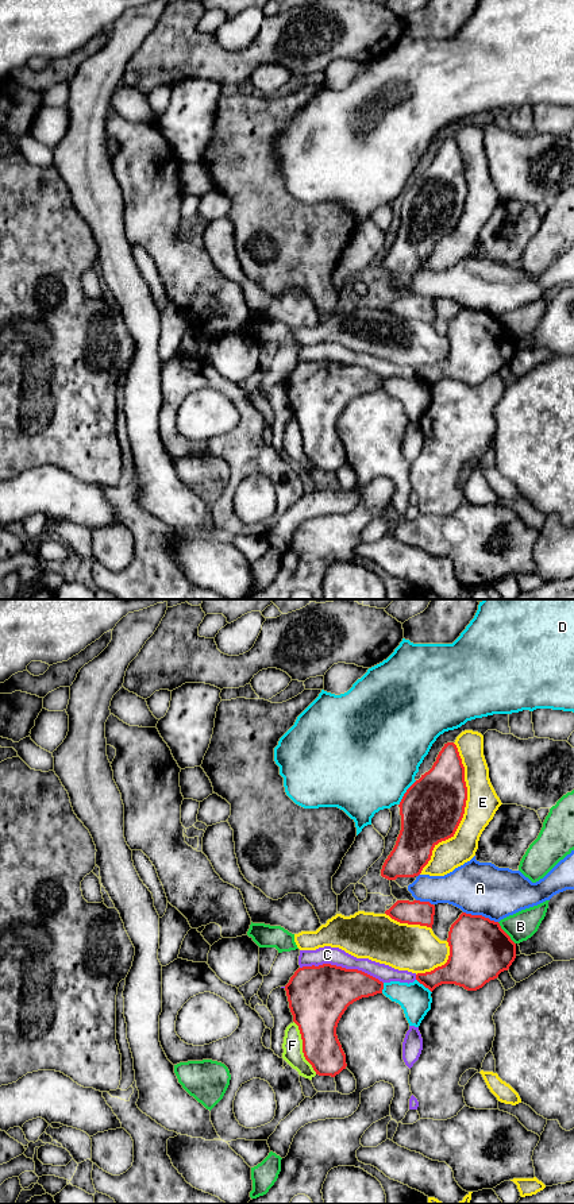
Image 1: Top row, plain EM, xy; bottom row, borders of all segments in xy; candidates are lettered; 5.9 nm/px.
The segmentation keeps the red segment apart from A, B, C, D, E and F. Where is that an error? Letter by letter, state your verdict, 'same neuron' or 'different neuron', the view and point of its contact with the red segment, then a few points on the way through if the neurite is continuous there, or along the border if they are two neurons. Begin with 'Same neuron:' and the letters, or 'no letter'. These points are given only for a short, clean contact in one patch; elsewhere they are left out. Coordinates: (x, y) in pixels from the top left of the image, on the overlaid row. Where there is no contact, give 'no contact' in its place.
Same neuron: no letter
A: different neuron; meets red in xy at (481, 915)
B: different neuron; meets red in xy at (505, 933)
C: different neuron; meets red in xy at (341, 967)
D: different neuron; meets red in xy at (405, 792)
E: different neuron; meets red in xy at (463, 811)
F: different neuron; meets red in xy at (303, 1048); border along xy (293, 1021), (300, 1034), (303, 1056), (316, 1073)

